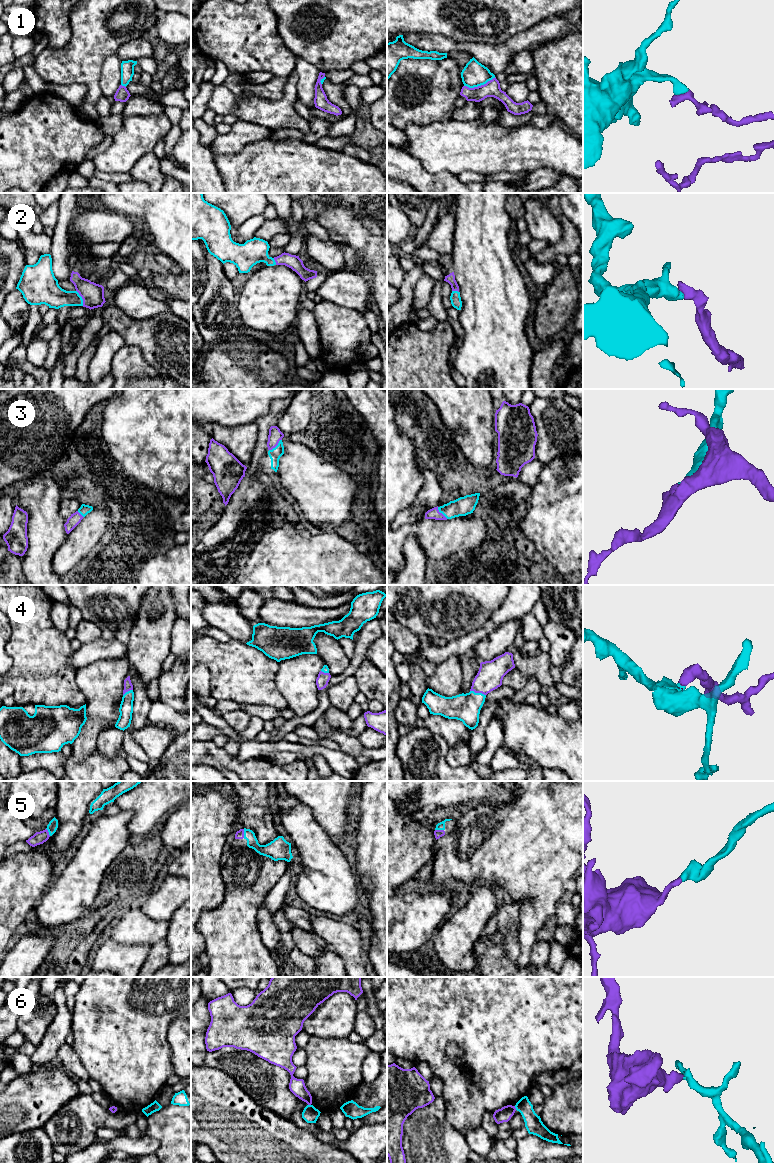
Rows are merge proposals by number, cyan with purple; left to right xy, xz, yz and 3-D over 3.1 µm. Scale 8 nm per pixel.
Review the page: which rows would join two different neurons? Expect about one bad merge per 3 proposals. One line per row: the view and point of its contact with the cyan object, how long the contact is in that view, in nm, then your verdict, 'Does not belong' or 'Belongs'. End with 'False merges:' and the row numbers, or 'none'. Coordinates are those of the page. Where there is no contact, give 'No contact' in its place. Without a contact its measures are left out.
1: Touches cyan at yz (479, 85). Shared border 260 nm. Does not belong
2: Touches cyan at xy (81, 298). Shared border 140 nm. Belongs
3: Touches cyan at xz (276, 446). Shared border 140 nm. Belongs
4: Touches cyan at yz (478, 693). Shared border 130 nm. Belongs
5: Touches cyan at xz (244, 833). Shared border 70 nm. Belongs
6: Touches cyan at yz (515, 1107). Shared border 40 nm. Does not belong
False merges: 1, 6

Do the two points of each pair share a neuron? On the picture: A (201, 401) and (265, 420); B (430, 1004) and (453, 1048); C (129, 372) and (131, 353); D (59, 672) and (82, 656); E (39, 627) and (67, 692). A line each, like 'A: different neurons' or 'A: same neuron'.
A: different neurons
B: different neurons
C: same neuron
D: different neurons
E: same neuron

